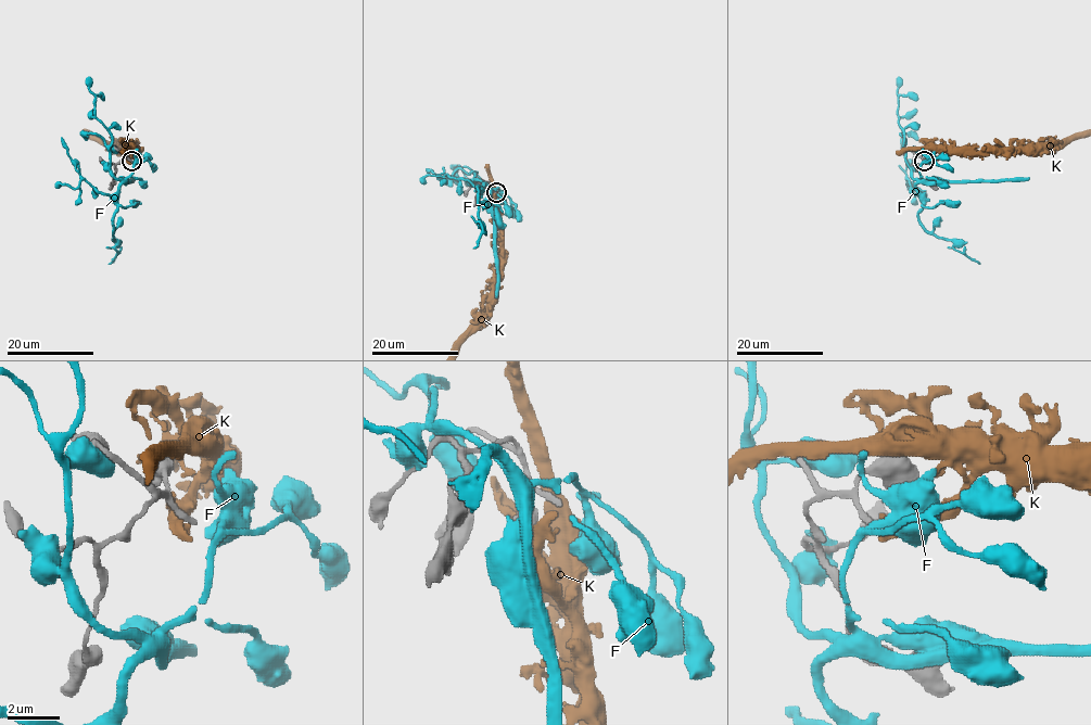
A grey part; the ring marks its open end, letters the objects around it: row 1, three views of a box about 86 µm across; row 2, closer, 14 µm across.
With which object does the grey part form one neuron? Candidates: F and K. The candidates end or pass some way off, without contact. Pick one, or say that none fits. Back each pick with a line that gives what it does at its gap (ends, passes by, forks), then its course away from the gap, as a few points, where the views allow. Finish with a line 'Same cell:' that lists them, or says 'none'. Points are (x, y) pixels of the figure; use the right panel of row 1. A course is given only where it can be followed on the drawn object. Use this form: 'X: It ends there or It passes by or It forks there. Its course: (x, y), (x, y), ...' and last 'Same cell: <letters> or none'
Same cell: none

